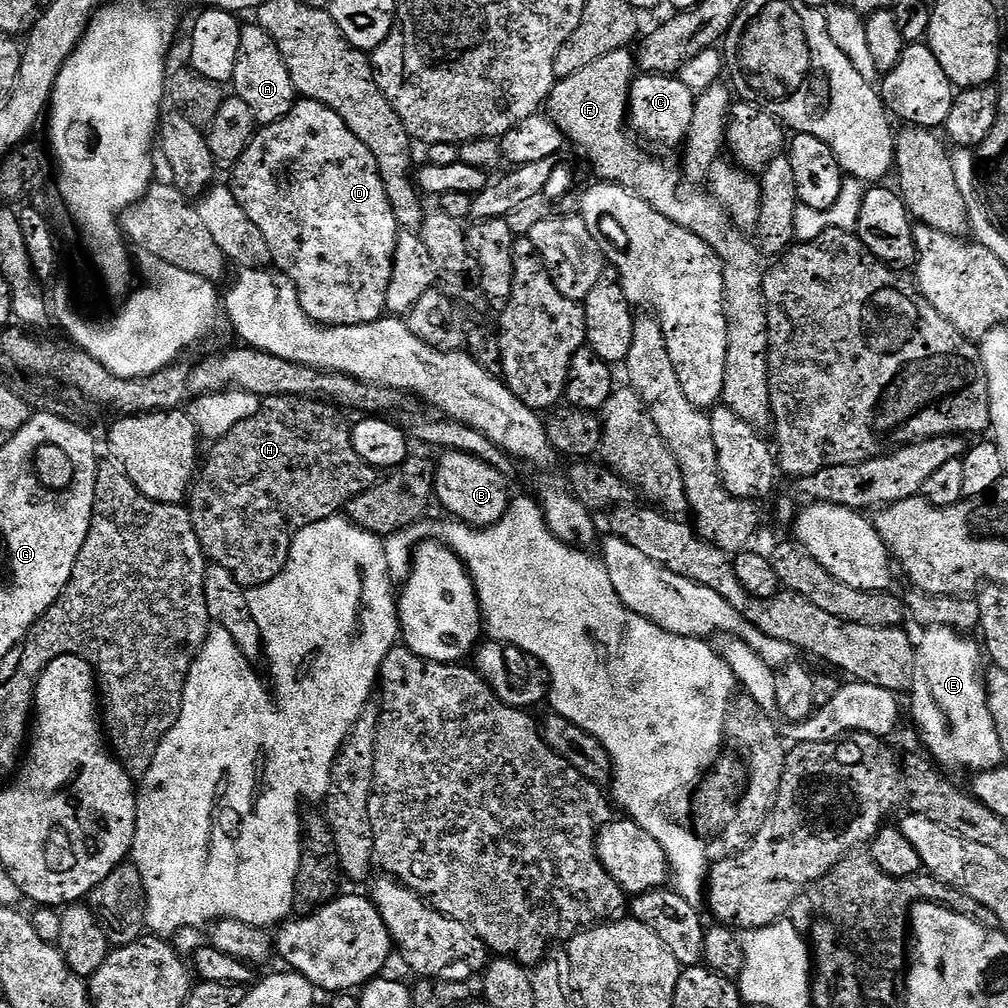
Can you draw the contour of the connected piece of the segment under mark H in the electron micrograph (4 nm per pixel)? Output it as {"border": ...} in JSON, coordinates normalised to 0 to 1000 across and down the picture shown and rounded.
{"border":[[[268,393],[259,400],[258,406],[251,414],[244,415],[243,418],[236,420],[236,423],[232,423],[223,434],[209,441],[210,449],[207,450],[206,457],[204,457],[204,452],[200,463],[197,465],[188,485],[185,503],[190,510],[190,521],[196,530],[196,538],[200,542],[203,553],[209,559],[228,565],[228,569],[232,569],[232,577],[236,577],[244,585],[261,583],[272,573],[276,573],[276,569],[280,569],[280,565],[288,554],[288,542],[301,524],[312,518],[326,516],[327,513],[334,511],[338,506],[344,505],[347,494],[355,494],[355,490],[367,486],[375,478],[374,465],[366,462],[359,454],[355,454],[355,448],[351,446],[351,438],[349,438],[349,421],[340,412],[344,413],[336,404],[330,403],[317,395]]]}

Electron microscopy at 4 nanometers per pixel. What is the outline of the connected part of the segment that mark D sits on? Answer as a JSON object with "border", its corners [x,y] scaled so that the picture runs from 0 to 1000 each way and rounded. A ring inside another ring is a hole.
{"border":[[[295,98],[293,105],[280,117],[271,123],[263,123],[251,135],[246,148],[240,153],[240,157],[229,168],[230,180],[228,186],[230,194],[244,208],[244,216],[260,228],[260,236],[264,238],[264,244],[270,253],[270,262],[277,269],[282,271],[288,280],[296,288],[296,300],[300,308],[313,320],[318,323],[328,323],[330,325],[349,325],[353,321],[369,321],[378,316],[383,310],[383,288],[387,288],[387,272],[389,271],[389,261],[391,260],[391,244],[393,243],[393,233],[399,229],[398,223],[393,221],[391,208],[387,208],[387,196],[383,196],[383,185],[379,185],[379,177],[375,173],[375,165],[371,161],[371,153],[339,121],[327,105],[319,105],[319,101],[311,99]]]}

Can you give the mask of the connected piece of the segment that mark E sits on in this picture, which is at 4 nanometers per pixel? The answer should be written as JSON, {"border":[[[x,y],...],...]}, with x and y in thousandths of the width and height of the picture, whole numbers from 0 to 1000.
{"border":[[[925,621],[920,624],[921,627],[914,635],[911,635],[909,639],[909,656],[907,657],[907,677],[905,678],[905,685],[903,688],[903,693],[905,693],[905,710],[909,713],[909,722],[913,725],[913,734],[918,738],[920,749],[924,751],[926,755],[934,763],[941,764],[940,762],[961,762],[961,767],[967,768],[970,766],[977,766],[983,762],[993,761],[995,750],[998,750],[998,743],[994,740],[992,735],[992,726],[989,724],[986,718],[986,712],[982,708],[980,703],[980,684],[977,676],[974,674],[974,663],[972,667],[972,645],[974,649],[974,643],[964,636],[959,630],[953,629],[945,625],[944,623],[934,623],[932,621]]]}

